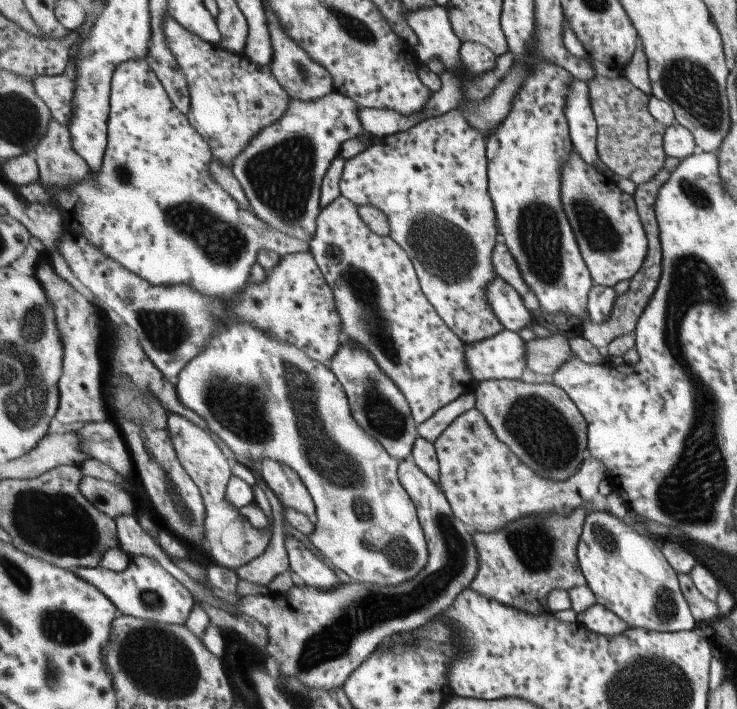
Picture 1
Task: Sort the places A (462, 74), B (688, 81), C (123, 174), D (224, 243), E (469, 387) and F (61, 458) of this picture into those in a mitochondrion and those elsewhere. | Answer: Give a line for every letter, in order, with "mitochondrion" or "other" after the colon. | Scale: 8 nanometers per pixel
A: other
B: mitochondrion
C: mitochondrion
D: mitochondrion
E: other
F: other

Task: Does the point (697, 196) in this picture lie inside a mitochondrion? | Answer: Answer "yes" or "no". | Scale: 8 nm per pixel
yes

